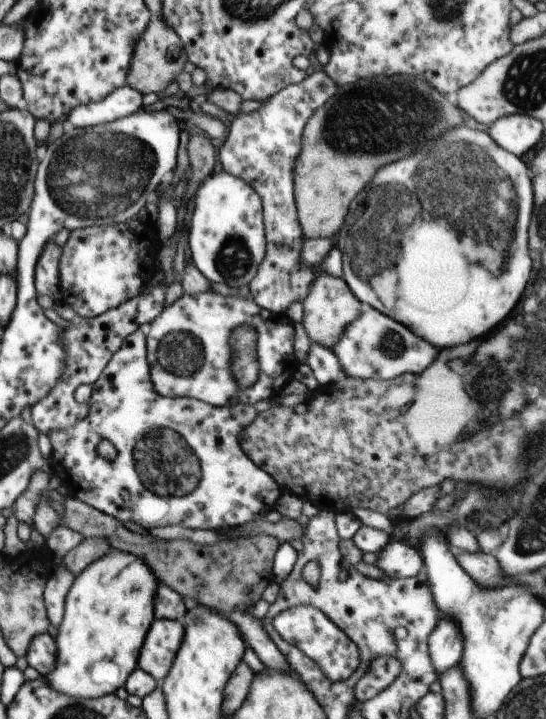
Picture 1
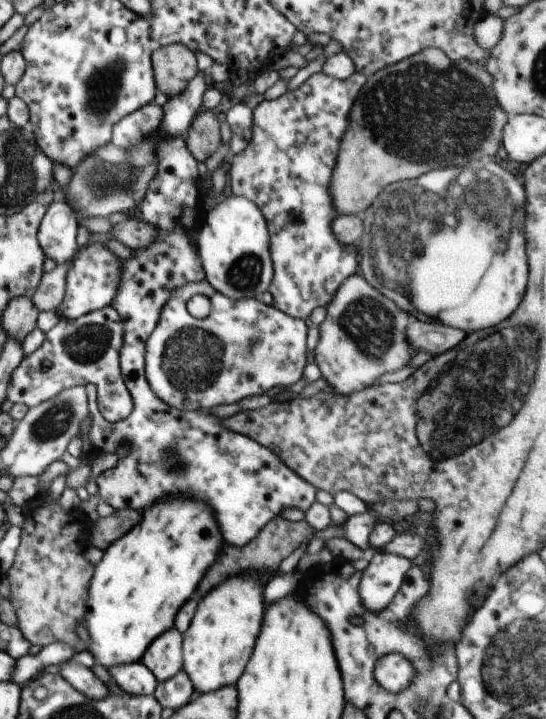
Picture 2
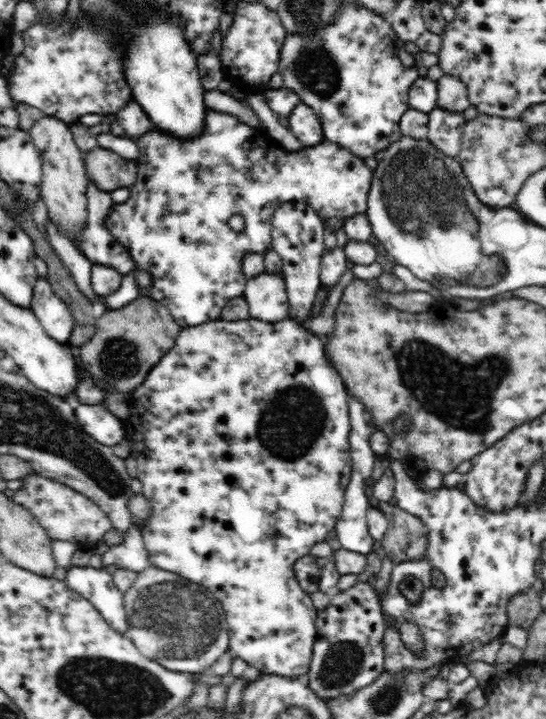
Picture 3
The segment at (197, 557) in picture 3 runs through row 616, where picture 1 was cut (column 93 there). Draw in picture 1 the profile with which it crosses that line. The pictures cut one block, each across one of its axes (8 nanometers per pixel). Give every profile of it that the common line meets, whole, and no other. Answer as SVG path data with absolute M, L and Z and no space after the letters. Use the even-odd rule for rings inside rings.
M138 217L125 223L74 229L63 246L59 260L59 296L63 304L72 307L77 318L95 317L138 296L144 284L151 280L159 268L156 253L159 251L160 243L157 227L152 223L142 222Z

